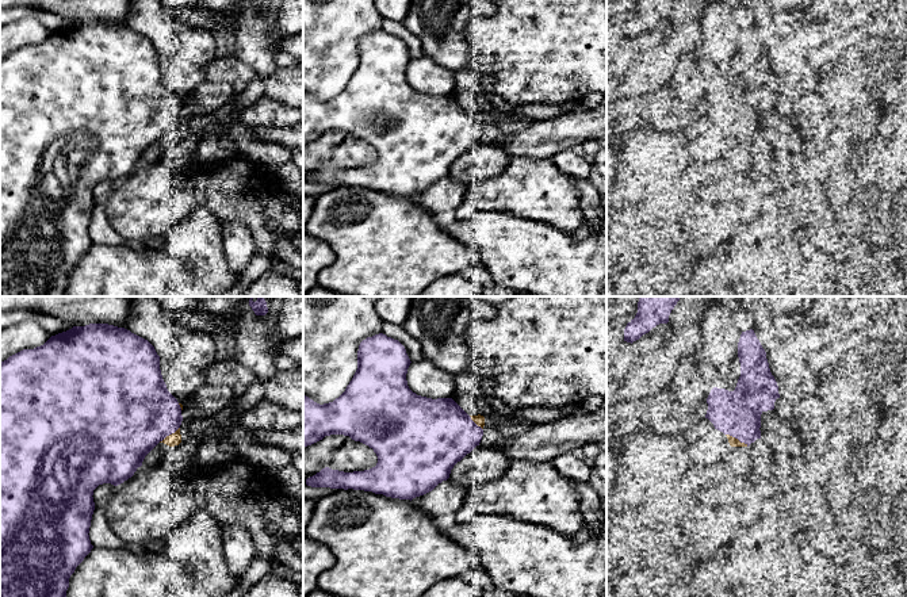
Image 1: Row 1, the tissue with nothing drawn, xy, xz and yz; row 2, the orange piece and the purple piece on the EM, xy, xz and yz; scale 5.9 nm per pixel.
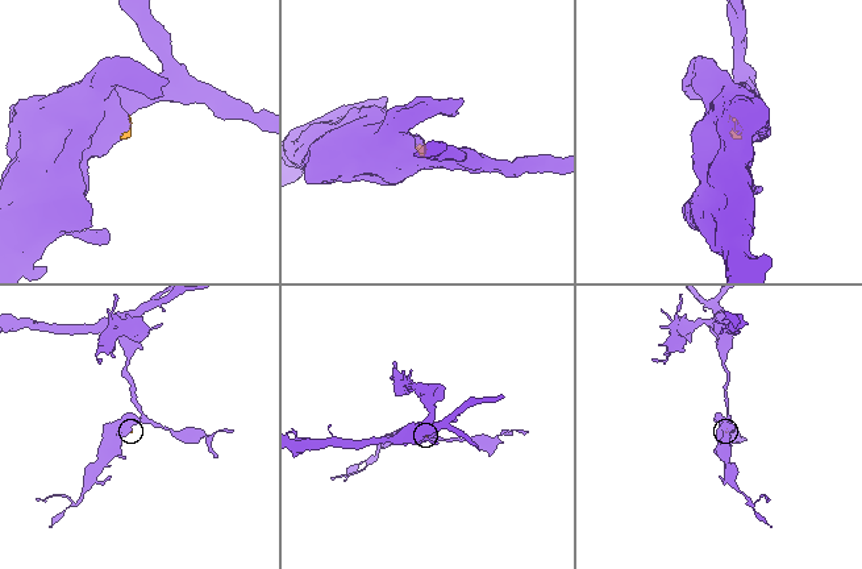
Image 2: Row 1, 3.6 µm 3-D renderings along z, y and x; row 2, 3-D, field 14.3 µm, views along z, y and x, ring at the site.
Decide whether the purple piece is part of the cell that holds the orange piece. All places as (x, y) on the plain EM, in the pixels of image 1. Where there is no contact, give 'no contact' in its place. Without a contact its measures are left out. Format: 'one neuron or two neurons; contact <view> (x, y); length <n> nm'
one neuron; contact yz (737, 136); length 150 nm

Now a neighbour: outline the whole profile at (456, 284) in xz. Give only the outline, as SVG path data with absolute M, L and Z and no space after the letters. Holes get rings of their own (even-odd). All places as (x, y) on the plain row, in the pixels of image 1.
M458 272L436 279L417 296L483 296L483 290Z

